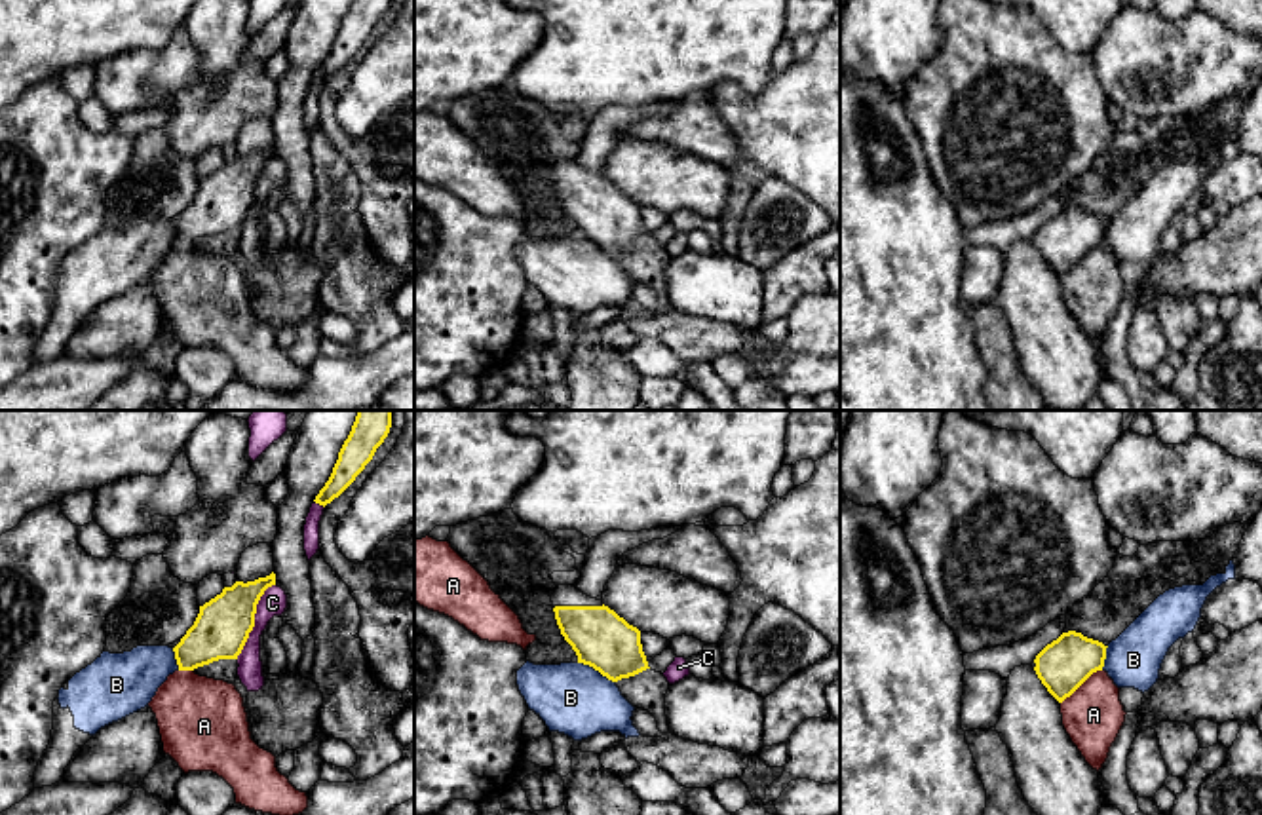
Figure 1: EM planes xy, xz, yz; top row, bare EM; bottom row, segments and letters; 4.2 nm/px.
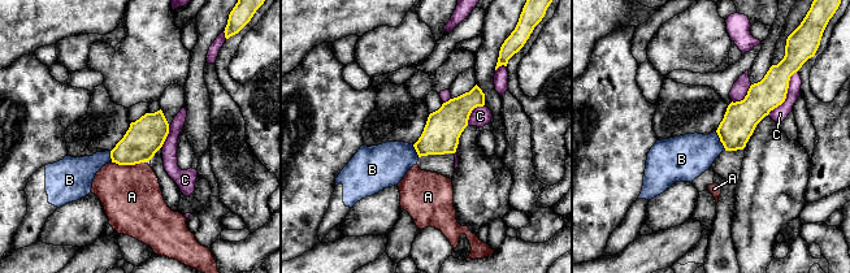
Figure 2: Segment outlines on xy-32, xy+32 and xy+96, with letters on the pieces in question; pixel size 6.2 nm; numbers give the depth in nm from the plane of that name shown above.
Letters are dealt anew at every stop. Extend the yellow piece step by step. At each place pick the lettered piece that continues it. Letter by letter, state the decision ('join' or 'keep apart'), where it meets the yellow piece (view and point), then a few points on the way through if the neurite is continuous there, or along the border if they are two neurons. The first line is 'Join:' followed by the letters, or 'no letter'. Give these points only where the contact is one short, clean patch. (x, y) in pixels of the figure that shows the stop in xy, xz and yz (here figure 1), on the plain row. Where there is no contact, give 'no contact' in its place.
Join: B
A: keep apart | yz (1080, 259)
B: join | xz (597, 244) | across xz (601, 213), (597, 244), (571, 272)
C: keep apart | xy (253, 194)

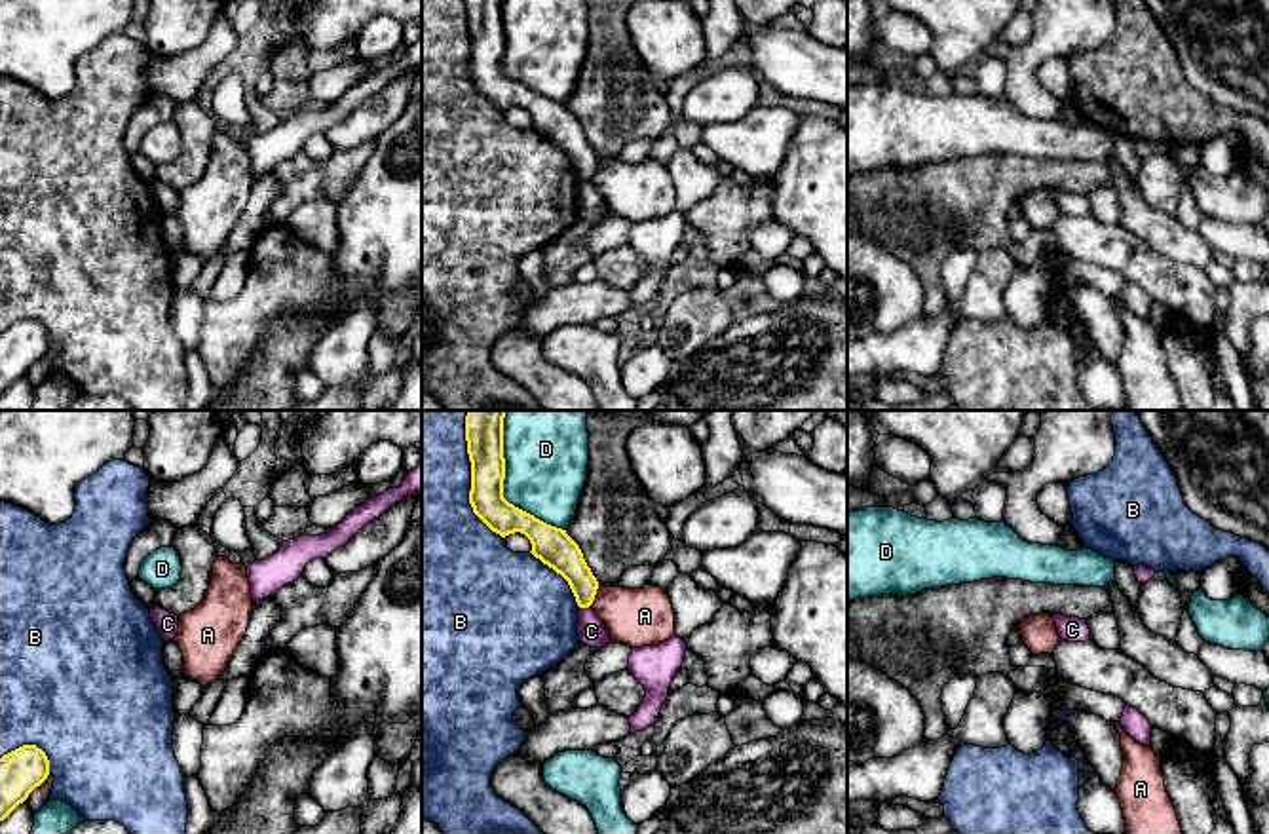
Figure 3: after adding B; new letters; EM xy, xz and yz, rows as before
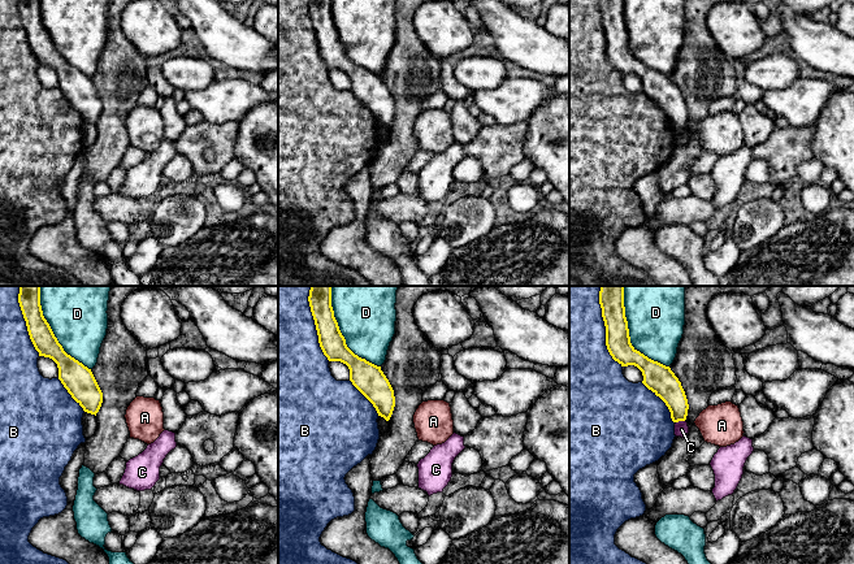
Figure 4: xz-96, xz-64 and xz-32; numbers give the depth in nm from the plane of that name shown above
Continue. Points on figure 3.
Join: no letter
A: keep apart | xz (595, 168) | along xz (599, 160), (589, 179)
B: keep apart | xz (472, 57)
C: keep apart | xz (584, 181) | along xz (589, 179), (580, 183)
D: keep apart | xz (502, 65)

